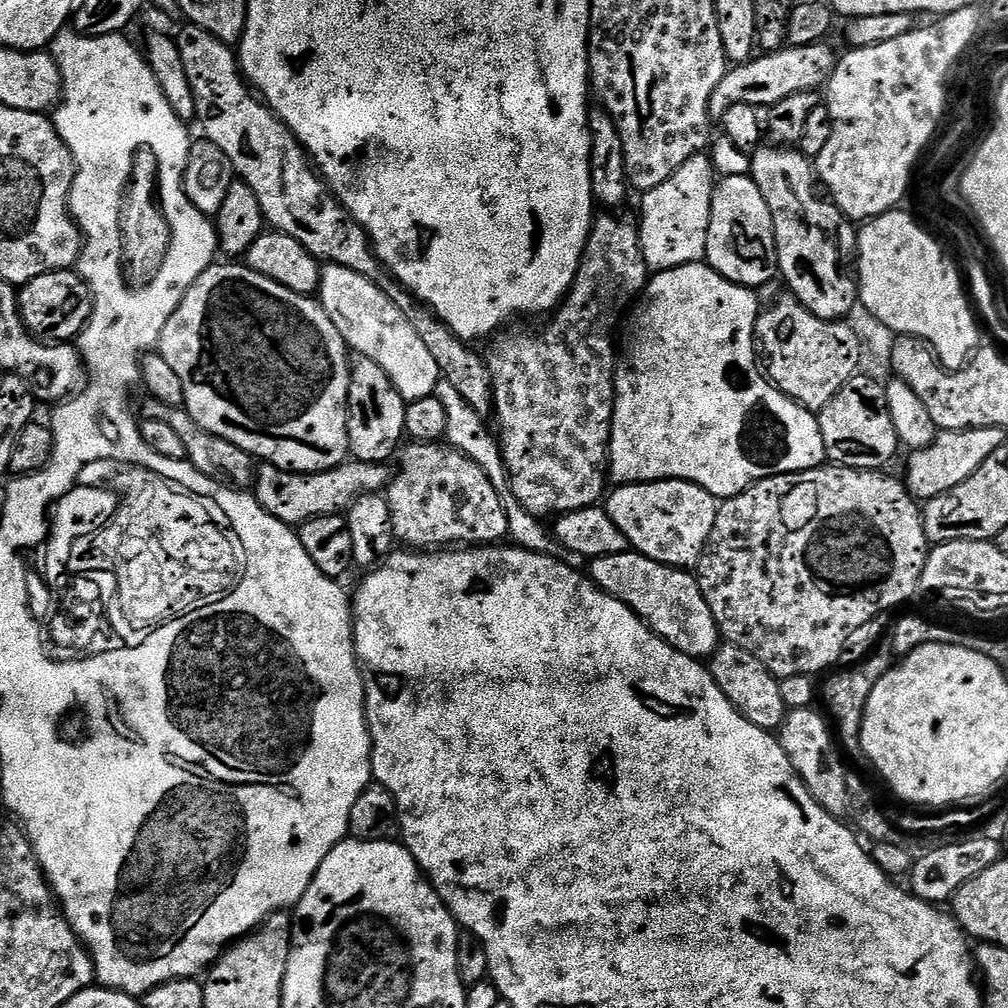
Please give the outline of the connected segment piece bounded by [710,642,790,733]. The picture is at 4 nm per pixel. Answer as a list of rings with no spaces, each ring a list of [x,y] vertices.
[[[721,643],[710,657],[710,671],[718,690],[722,690],[728,701],[754,726],[763,732],[775,733],[784,725],[790,709],[786,702],[782,702],[780,681],[770,674],[770,670],[766,670],[766,666],[762,666],[762,662],[758,662],[758,658],[754,658],[754,654],[742,650],[742,646]]]

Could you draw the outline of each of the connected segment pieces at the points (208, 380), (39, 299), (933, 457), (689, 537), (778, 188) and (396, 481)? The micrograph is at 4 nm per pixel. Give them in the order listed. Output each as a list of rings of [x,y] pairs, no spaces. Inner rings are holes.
[[[240,262],[213,263],[200,277],[194,286],[182,298],[178,310],[166,322],[160,335],[158,355],[166,358],[166,362],[178,374],[184,391],[184,407],[187,408],[190,418],[202,426],[202,430],[210,430],[210,434],[218,434],[218,438],[226,438],[226,442],[234,442],[234,446],[242,446],[257,461],[267,462],[278,466],[287,472],[325,472],[337,468],[349,459],[348,450],[348,395],[350,394],[350,349],[344,343],[342,334],[334,330],[334,322],[320,305],[319,299],[312,296],[299,296],[294,290],[286,290],[278,282],[250,270]]]
[[[76,270],[38,274],[38,278],[22,285],[18,295],[20,317],[26,330],[36,340],[75,341],[92,316],[92,291],[88,289],[88,283],[80,277],[79,271]]]
[[[967,428],[961,432],[937,431],[934,442],[922,450],[912,452],[908,460],[908,491],[917,501],[927,502],[946,490],[954,490],[958,482],[966,482],[998,446],[1006,443],[1006,432],[1003,428]]]
[[[650,480],[638,484],[622,484],[613,489],[613,492],[611,489],[606,496],[608,513],[610,518],[614,518],[618,530],[626,534],[629,545],[635,551],[641,552],[648,560],[671,568],[695,569],[700,561],[702,550],[710,538],[710,530],[714,530],[714,518],[718,507],[717,497],[702,490],[702,486],[685,480]]]
[[[761,146],[751,157],[750,175],[770,206],[776,235],[776,262],[779,275],[788,283],[787,291],[818,318],[848,318],[852,307],[858,304],[858,281],[853,268],[858,232],[853,221],[842,215],[831,199],[816,193],[818,177],[813,161],[795,147]]]
[[[408,442],[399,449],[399,460],[400,469],[391,477],[386,499],[393,534],[401,545],[412,550],[444,550],[449,546],[487,546],[508,536],[498,492],[486,470],[467,454],[443,443]]]

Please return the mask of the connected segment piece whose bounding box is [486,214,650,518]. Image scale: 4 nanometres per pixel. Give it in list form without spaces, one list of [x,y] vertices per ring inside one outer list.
[[[620,214],[597,215],[592,221],[592,232],[588,236],[588,245],[584,247],[582,262],[578,266],[578,274],[572,283],[572,289],[567,296],[560,301],[560,307],[551,313],[548,325],[541,332],[508,332],[501,331],[491,337],[487,345],[486,359],[490,378],[492,379],[492,406],[494,409],[494,421],[500,427],[498,430],[499,439],[502,441],[502,453],[504,457],[505,470],[508,472],[509,486],[512,488],[514,497],[518,502],[534,517],[555,518],[564,516],[574,510],[582,510],[599,505],[605,499],[606,487],[604,483],[609,483],[608,474],[608,443],[612,437],[612,415],[616,405],[616,362],[618,359],[617,345],[612,345],[612,331],[616,328],[616,323],[620,320],[620,315],[627,313],[633,307],[634,301],[643,293],[645,284],[650,279],[650,269],[642,254],[640,245],[640,229],[635,223],[632,224]]]

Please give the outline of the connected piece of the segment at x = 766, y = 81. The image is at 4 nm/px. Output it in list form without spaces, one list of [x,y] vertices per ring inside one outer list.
[[[821,42],[797,48],[785,46],[779,52],[760,54],[744,64],[729,67],[710,98],[713,121],[723,121],[730,106],[745,104],[758,110],[767,110],[782,102],[782,98],[790,98],[790,94],[823,89],[836,68],[837,59],[838,52],[835,52],[828,42]]]

